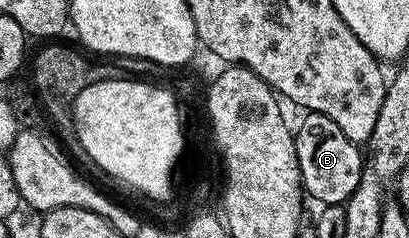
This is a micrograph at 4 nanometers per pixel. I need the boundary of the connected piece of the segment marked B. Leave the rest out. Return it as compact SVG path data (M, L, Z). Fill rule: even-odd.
M306 112L303 120L299 122L294 132L294 145L296 158L302 175L302 186L307 197L319 200L319 205L327 204L345 205L351 194L360 186L364 152L359 145L353 144L322 112Z

